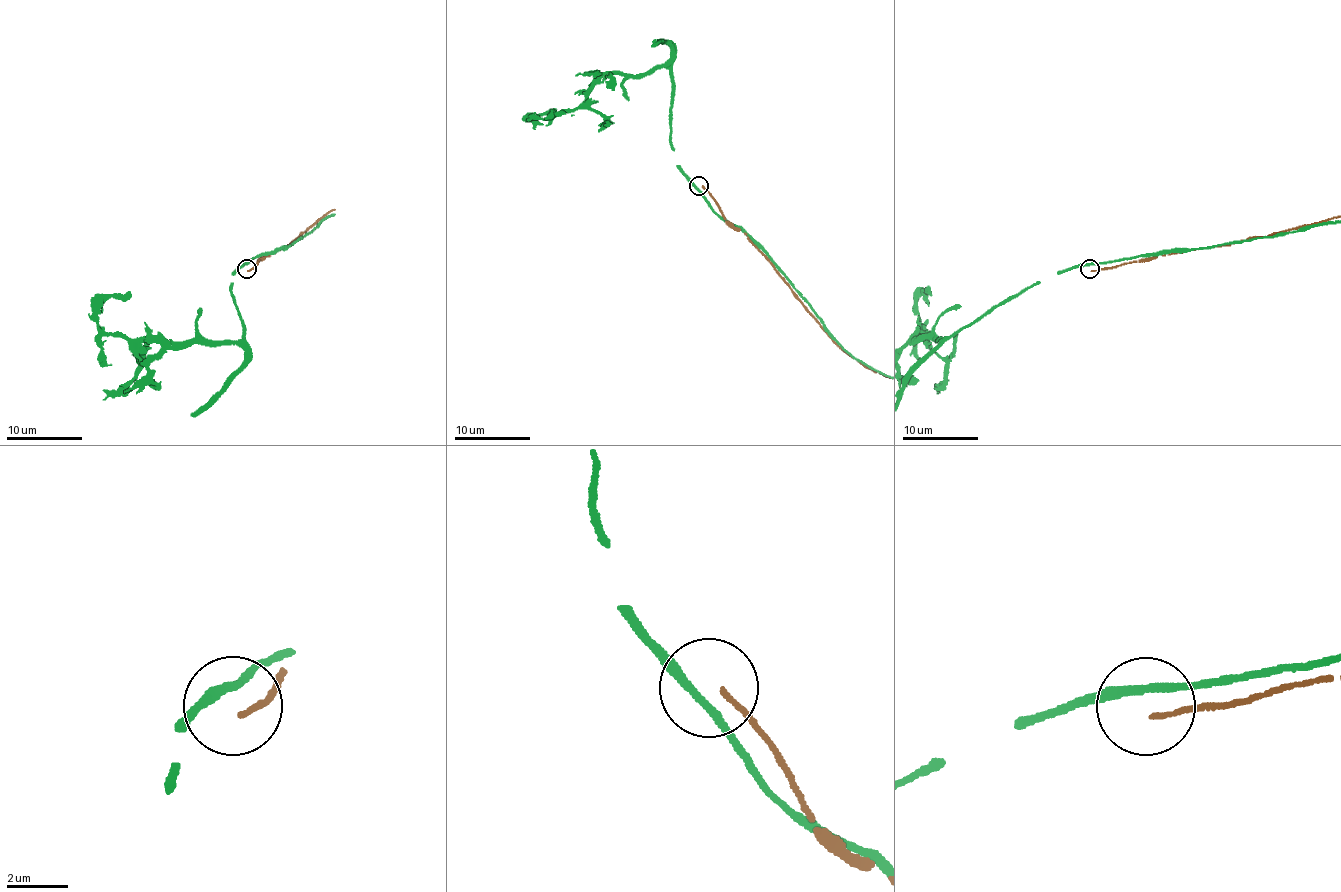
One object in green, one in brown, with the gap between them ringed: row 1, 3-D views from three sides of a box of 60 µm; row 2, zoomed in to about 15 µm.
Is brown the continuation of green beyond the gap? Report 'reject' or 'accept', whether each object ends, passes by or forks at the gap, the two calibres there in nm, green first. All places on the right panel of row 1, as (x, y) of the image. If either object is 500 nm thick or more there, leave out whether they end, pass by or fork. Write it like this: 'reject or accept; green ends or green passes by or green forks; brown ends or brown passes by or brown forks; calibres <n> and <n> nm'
reject; green passes by; brown ends; calibres 280 and 150 nm

